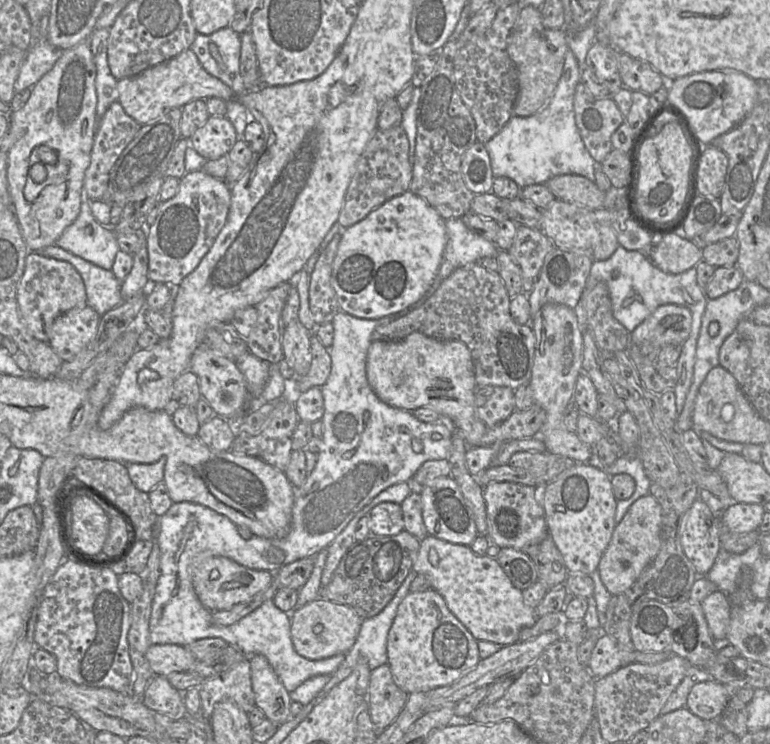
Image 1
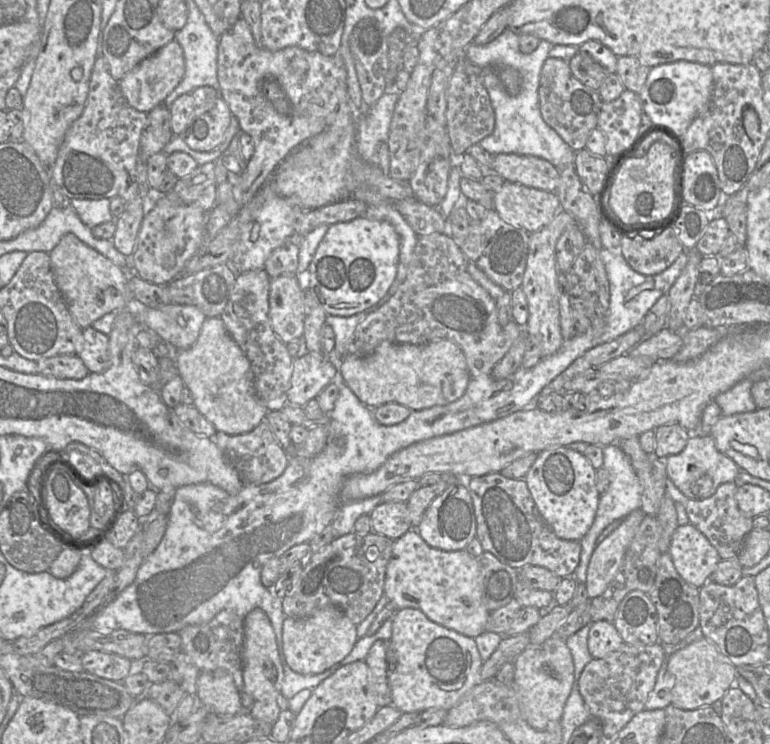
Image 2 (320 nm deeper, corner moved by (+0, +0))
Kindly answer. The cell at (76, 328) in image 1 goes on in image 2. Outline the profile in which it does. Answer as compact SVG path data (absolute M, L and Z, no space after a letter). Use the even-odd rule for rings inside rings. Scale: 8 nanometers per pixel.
M91 326L82 330L78 357L90 373L101 373L109 366L109 338Z

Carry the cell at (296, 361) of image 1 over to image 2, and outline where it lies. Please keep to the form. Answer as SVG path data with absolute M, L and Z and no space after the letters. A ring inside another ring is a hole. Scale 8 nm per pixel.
M284 274L270 279L269 319L277 337L288 343L303 337L304 307L297 274Z

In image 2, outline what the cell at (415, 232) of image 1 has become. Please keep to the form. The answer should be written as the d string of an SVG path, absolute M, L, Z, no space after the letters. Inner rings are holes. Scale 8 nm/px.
M360 216L329 225L308 270L297 274L297 281L302 291L310 291L327 315L349 317L375 305L385 296L396 277L398 260L399 237L394 227L384 220Z

